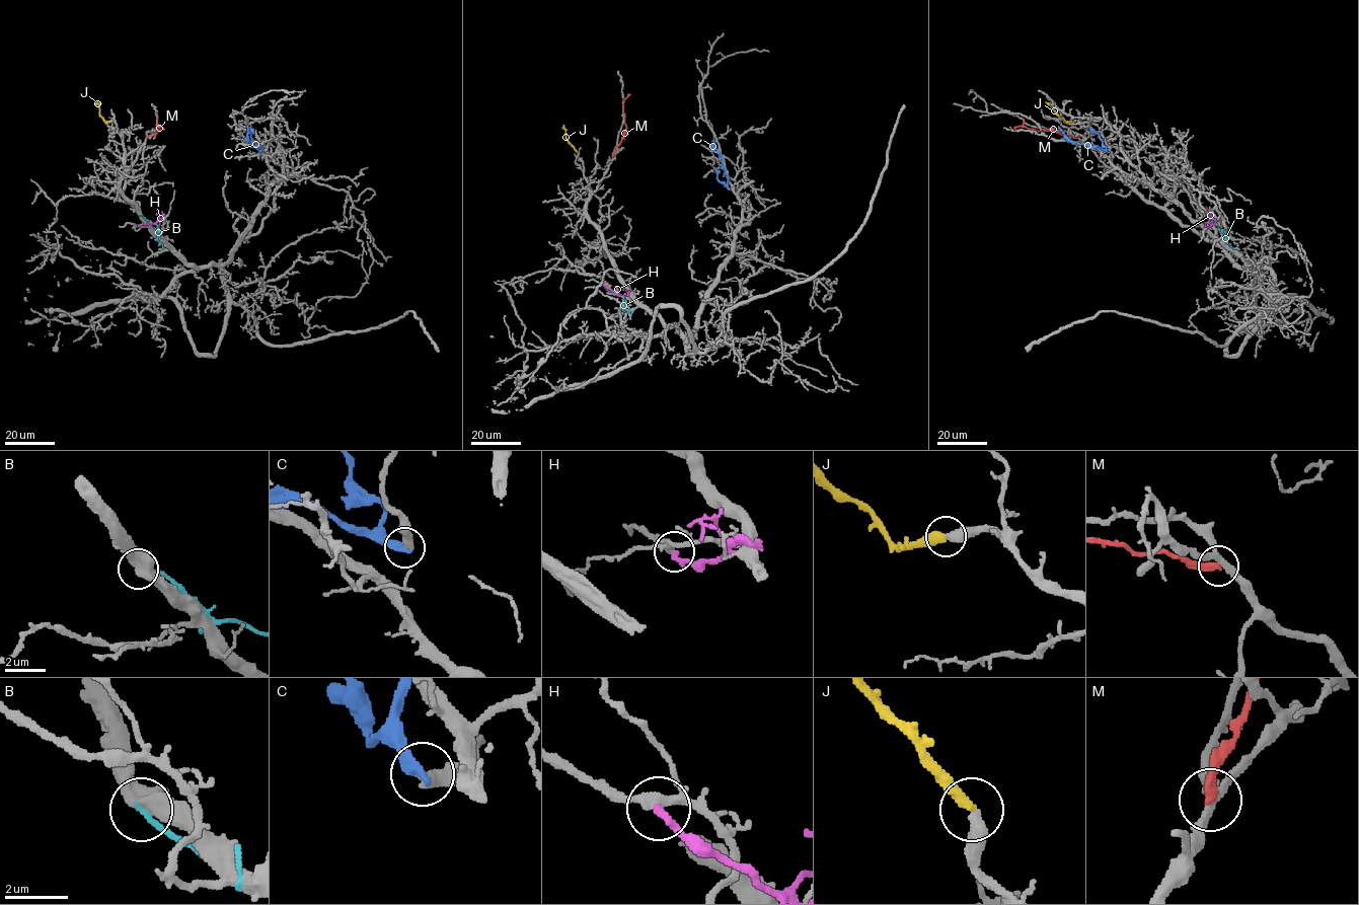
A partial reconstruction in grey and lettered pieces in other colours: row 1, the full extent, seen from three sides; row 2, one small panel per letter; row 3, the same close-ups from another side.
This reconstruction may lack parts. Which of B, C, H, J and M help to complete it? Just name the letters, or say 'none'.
J

